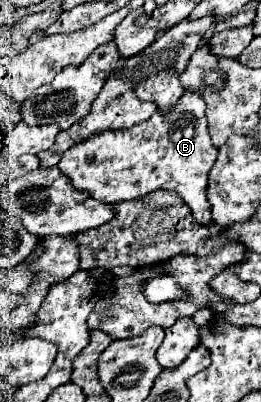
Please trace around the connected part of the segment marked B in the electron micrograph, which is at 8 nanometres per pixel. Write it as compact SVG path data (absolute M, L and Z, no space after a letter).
M184 90L182 100L170 112L156 110L146 122L128 130L102 130L74 144L64 152L58 168L72 180L74 188L82 188L92 198L110 204L142 198L156 188L178 192L190 206L194 218L218 238L220 228L210 220L206 198L206 180L216 160L216 148L208 134L204 110L202 96L194 90Z

